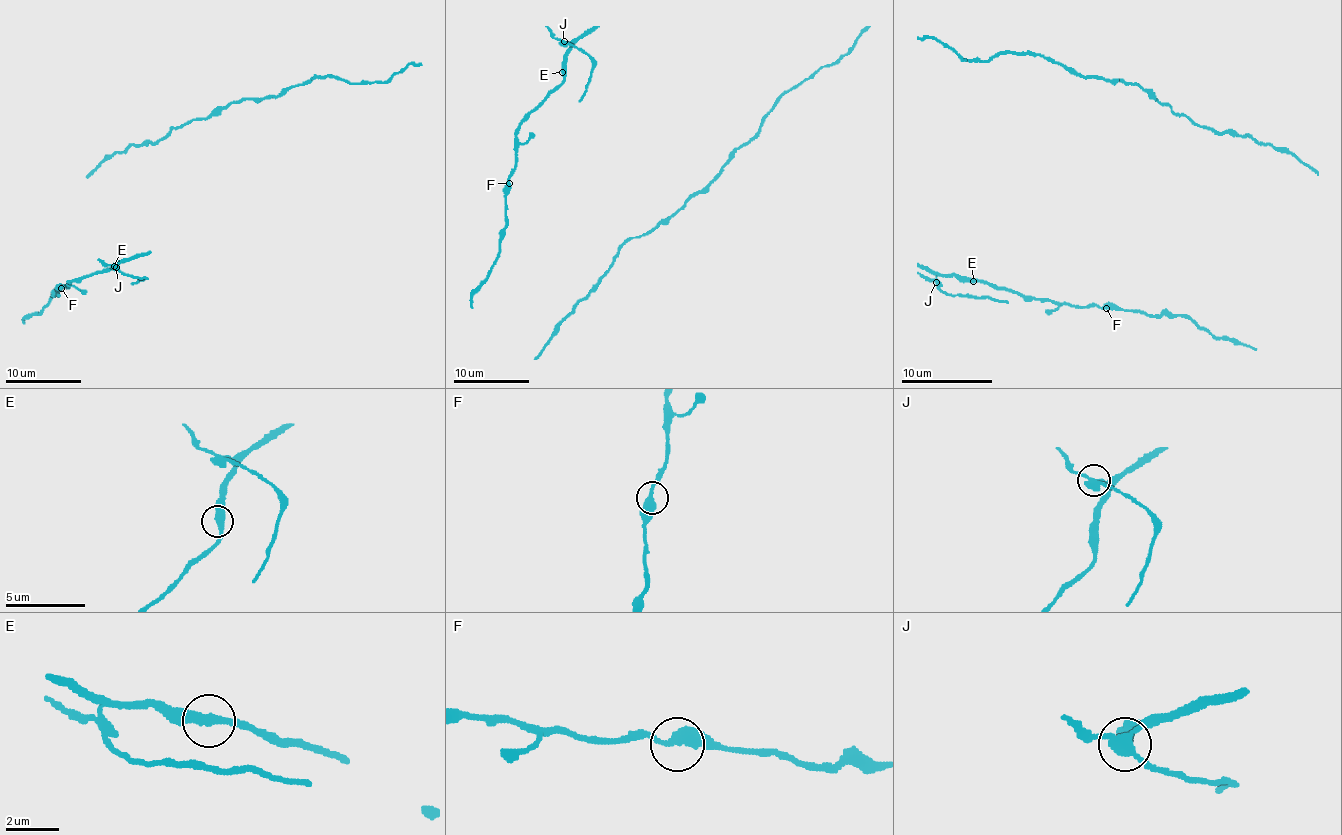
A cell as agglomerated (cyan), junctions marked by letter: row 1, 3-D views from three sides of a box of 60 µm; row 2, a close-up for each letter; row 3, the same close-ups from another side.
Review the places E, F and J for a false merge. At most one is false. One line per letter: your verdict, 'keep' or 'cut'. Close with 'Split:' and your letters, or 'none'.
E: keep
F: keep
J: cut
Split: J

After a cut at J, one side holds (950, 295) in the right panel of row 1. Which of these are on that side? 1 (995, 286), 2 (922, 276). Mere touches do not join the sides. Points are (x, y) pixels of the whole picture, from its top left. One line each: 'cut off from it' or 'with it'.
1: cut off from it
2: with it

